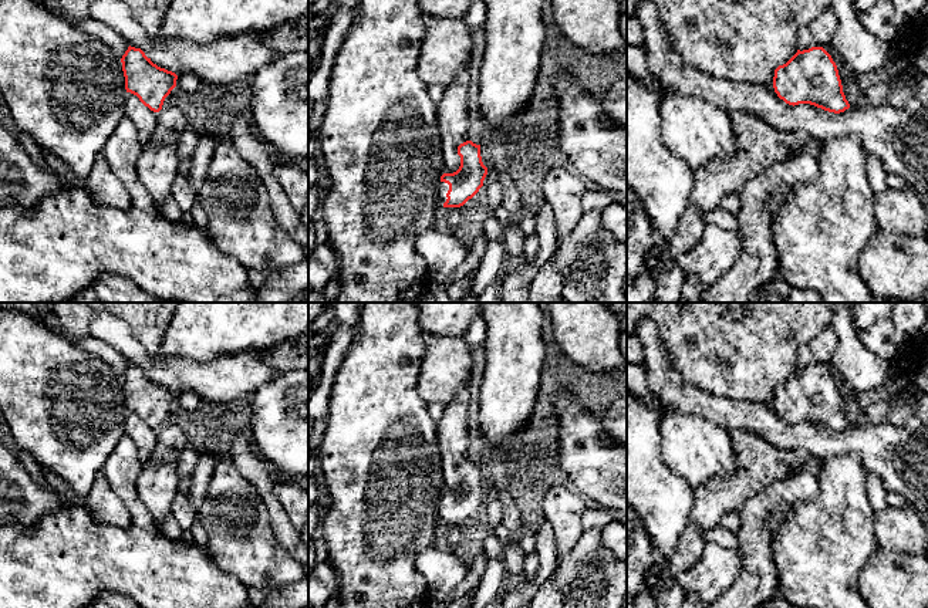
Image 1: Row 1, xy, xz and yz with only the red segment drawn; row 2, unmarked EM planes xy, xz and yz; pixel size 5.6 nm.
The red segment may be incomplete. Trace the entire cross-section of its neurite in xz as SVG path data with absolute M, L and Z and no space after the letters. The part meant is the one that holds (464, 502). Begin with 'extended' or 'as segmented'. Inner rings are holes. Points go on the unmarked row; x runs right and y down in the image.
extended; M466 459L458 465L460 484L453 492L443 492L438 503L443 526L460 526L483 504L487 486L482 480L480 463Z

